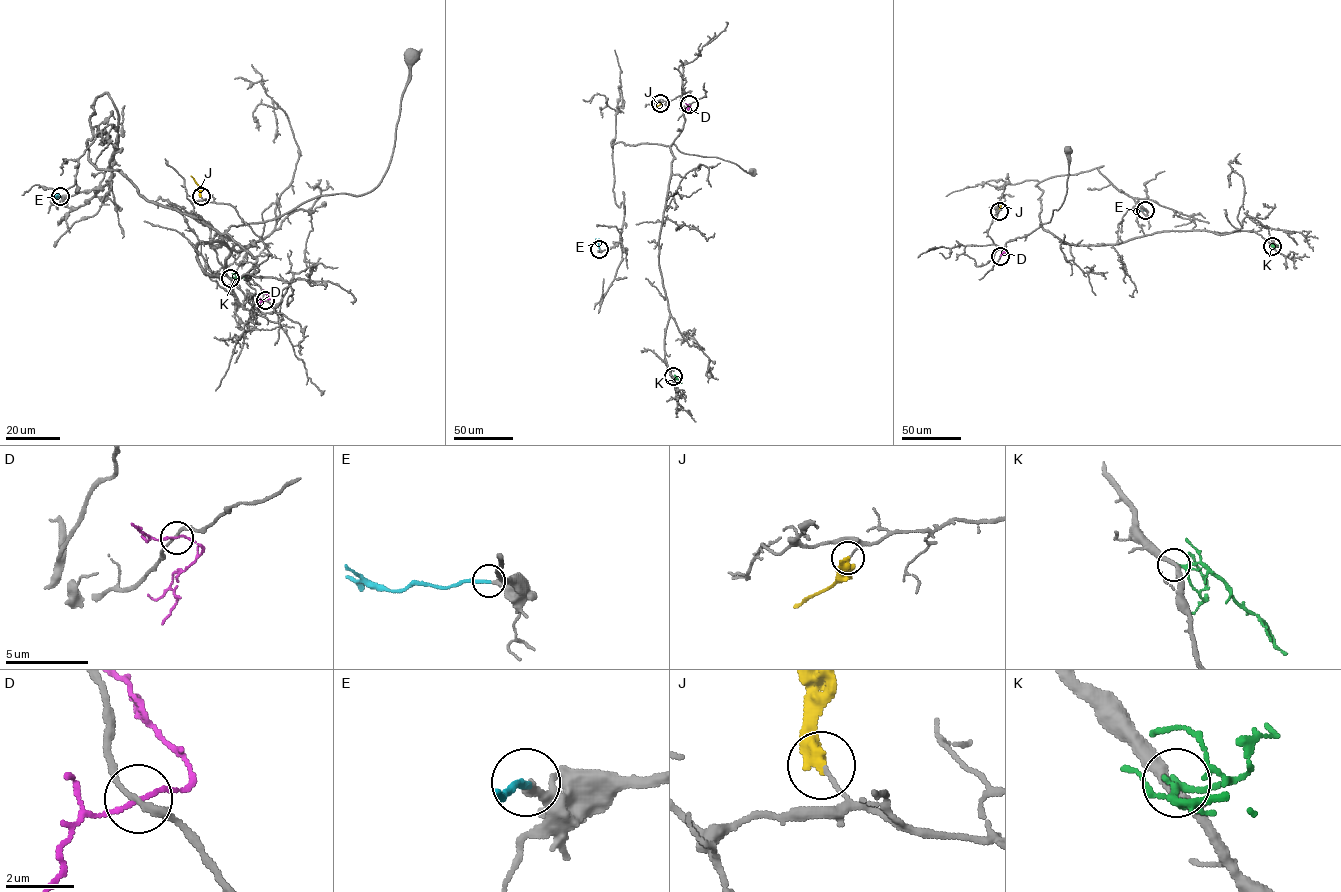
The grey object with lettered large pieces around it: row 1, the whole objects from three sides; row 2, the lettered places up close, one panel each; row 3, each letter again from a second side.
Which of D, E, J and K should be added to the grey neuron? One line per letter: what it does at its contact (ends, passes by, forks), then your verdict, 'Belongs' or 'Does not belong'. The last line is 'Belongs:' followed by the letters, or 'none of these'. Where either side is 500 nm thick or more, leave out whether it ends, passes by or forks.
D: It passes by. Does not belong
E: It ends there. Belongs
J: It ends there. Does not belong
K: It passes by. Belongs
Belongs: E, K

